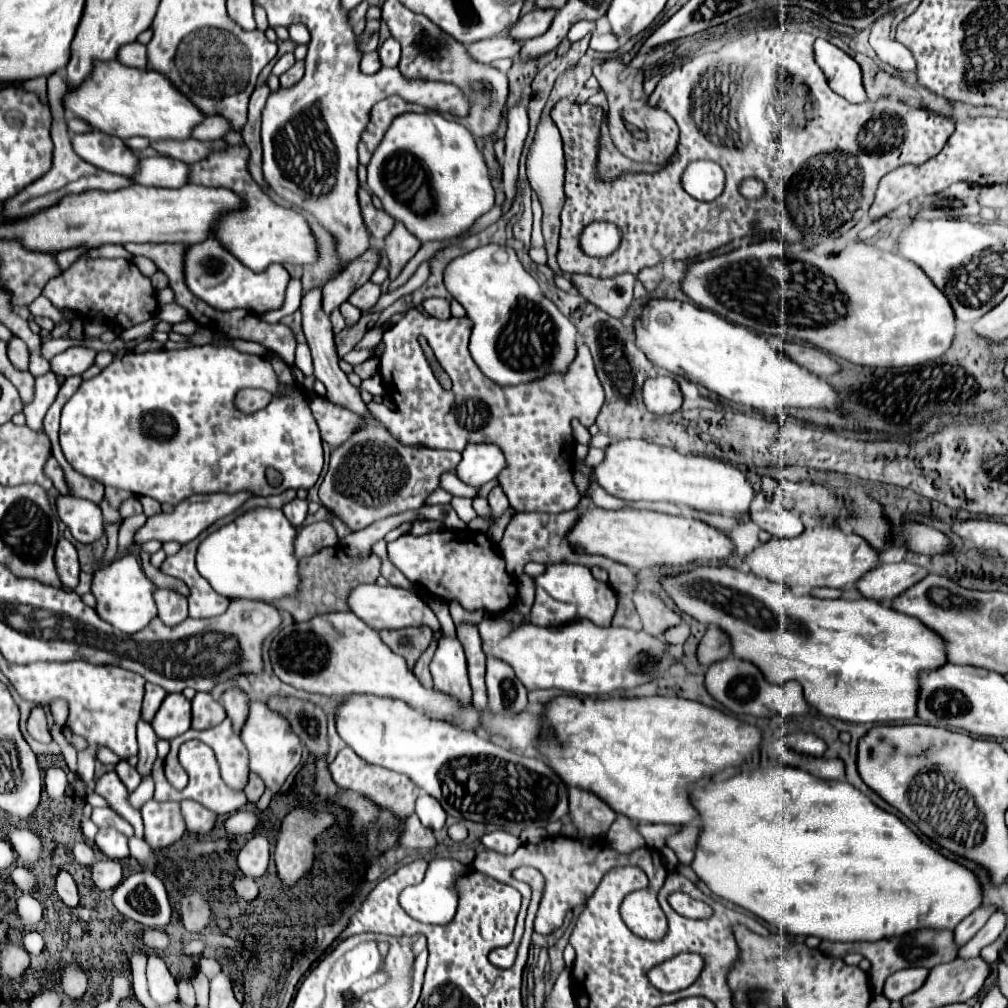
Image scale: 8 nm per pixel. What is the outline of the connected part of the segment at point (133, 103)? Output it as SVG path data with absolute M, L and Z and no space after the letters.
M120 61L94 65L94 75L90 75L76 91L66 93L64 107L90 121L94 129L120 139L146 137L150 141L188 141L192 139L194 127L206 119L206 113L198 111L198 105L190 103L166 75L152 69L134 69Z

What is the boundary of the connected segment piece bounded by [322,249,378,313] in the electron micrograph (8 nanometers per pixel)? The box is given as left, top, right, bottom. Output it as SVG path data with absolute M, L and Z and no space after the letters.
M366 251L360 259L352 261L338 277L330 279L322 287L322 309L326 313L332 313L336 307L340 307L348 297L360 289L364 283L368 283L370 275L374 273L378 265L378 253L376 251Z

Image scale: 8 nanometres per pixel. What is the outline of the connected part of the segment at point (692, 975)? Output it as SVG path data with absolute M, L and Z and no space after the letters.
M680 953L648 973L648 979L660 991L680 991L690 987L702 973L704 959L698 953Z

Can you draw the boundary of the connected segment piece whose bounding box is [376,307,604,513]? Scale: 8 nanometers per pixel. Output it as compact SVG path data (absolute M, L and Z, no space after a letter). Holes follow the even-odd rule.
M408 309L404 317L394 323L390 329L384 331L382 343L384 351L380 357L380 373L382 383L386 389L386 395L392 395L392 401L396 403L396 413L388 415L376 415L380 423L390 431L394 439L402 445L412 447L430 447L430 449L450 449L450 451L462 451L468 443L498 443L498 447L504 451L508 459L506 471L502 471L497 477L500 487L504 489L512 509L516 513L520 511L540 511L540 513L562 513L570 511L580 503L580 491L574 483L574 435L572 435L572 417L578 417L584 427L594 425L602 405L604 405L604 391L602 383L596 375L592 355L588 347L580 341L578 343L578 355L574 363L570 365L570 371L566 375L546 375L544 379L516 385L516 387L500 387L486 379L486 375L478 369L474 359L468 353L468 339L472 331L472 321L468 317L456 319L436 319L436 317L424 317L418 309ZM418 337L426 337L436 359L444 367L444 371L452 379L452 389L446 391L438 379L434 377L428 359L422 353L422 347L418 343Z

